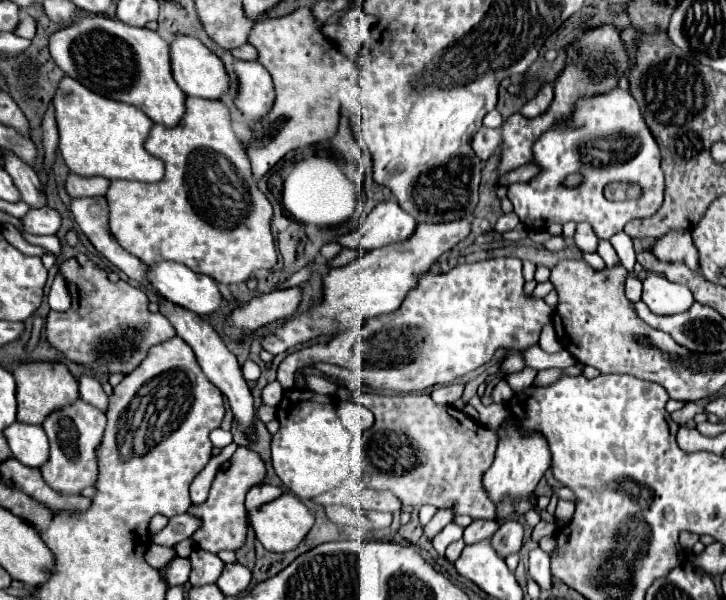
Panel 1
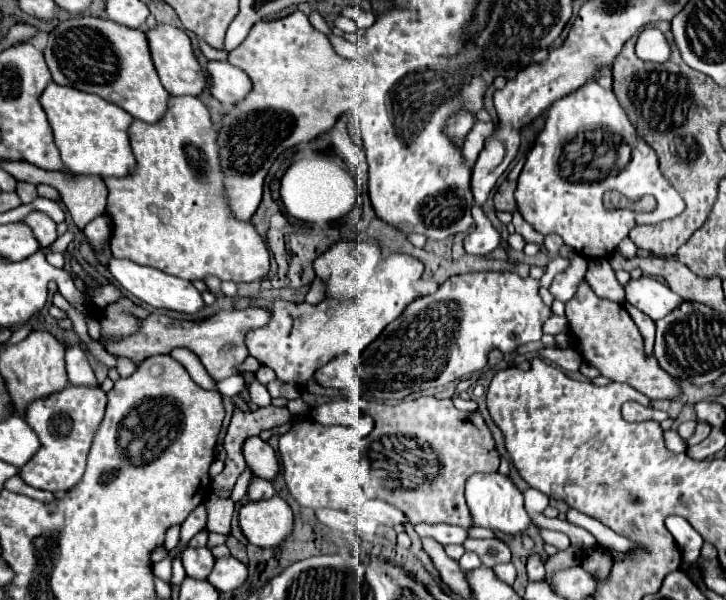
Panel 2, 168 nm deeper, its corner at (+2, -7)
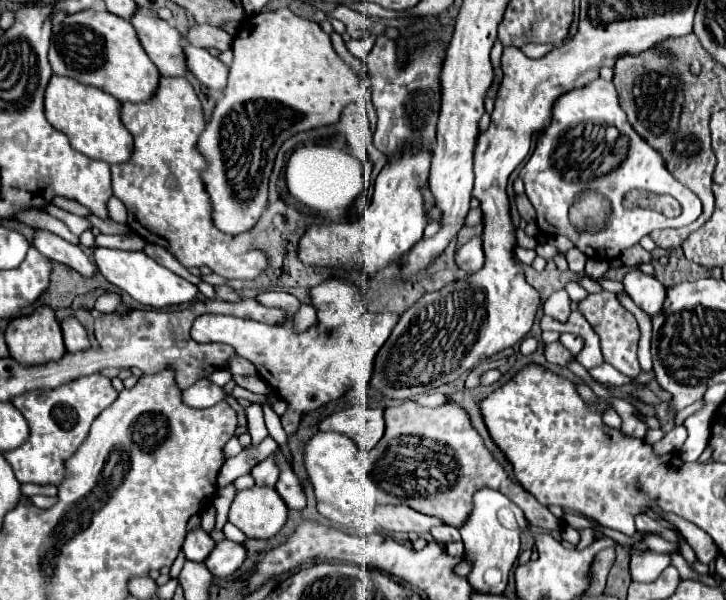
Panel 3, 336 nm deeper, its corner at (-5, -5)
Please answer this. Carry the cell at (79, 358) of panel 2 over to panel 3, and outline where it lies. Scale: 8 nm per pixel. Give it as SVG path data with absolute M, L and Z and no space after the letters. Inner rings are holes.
M67 317L61 323L63 329L63 339L65 339L65 347L69 353L77 353L77 351L85 351L89 349L89 337L87 331L83 329L83 325L75 319L75 317Z

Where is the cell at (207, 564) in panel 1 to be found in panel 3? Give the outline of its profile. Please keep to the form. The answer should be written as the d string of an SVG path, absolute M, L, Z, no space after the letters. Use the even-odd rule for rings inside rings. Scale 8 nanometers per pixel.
M201 527L187 533L187 537L183 541L185 557L189 561L197 561L197 563L203 563L209 557L209 553L213 551L213 547L215 547L215 541Z

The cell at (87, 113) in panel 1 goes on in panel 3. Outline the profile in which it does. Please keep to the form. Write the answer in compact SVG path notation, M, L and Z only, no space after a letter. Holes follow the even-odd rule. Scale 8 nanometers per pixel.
M53 75L45 91L45 115L55 129L61 129L67 135L75 151L91 159L119 165L127 163L133 153L133 137L121 121L121 103L105 91L85 87L69 77Z

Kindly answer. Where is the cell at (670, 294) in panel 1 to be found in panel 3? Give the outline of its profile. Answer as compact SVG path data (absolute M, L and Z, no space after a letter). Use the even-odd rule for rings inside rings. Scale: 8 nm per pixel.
M633 269L625 275L623 285L625 285L627 295L635 301L637 307L647 311L649 315L659 313L665 301L665 293L667 293L667 287L661 281L657 281L651 275L643 275L639 269Z

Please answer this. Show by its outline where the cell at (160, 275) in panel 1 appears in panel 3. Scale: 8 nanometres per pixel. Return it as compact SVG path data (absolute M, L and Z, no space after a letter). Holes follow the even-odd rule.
M97 247L95 249L95 263L103 277L117 285L119 289L127 291L137 303L147 305L147 307L169 307L169 305L181 305L189 303L197 297L197 287L189 283L187 279L175 275L167 267L155 263L151 257L147 257L143 251L121 251L121 249L107 249L107 247Z

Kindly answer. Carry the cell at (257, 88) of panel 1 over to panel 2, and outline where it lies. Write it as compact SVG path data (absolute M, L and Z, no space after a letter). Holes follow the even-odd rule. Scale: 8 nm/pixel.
M208 61L204 65L208 79L210 79L210 93L216 97L224 107L232 107L246 91L250 91L250 79L238 67L230 65L228 61Z

